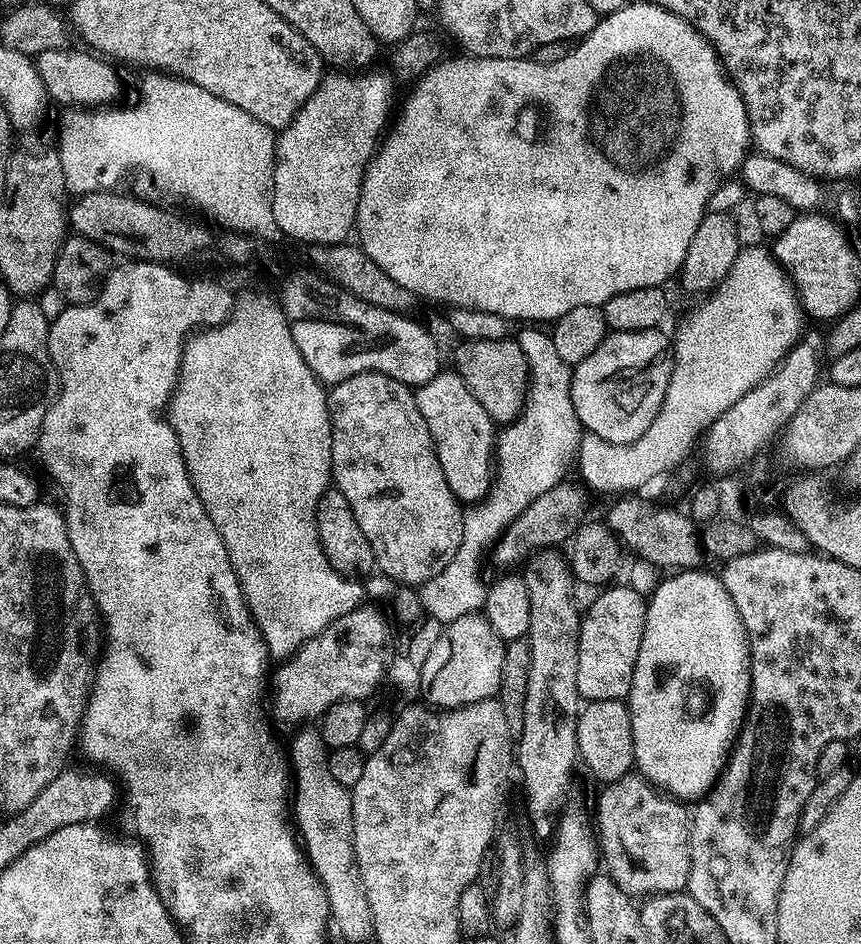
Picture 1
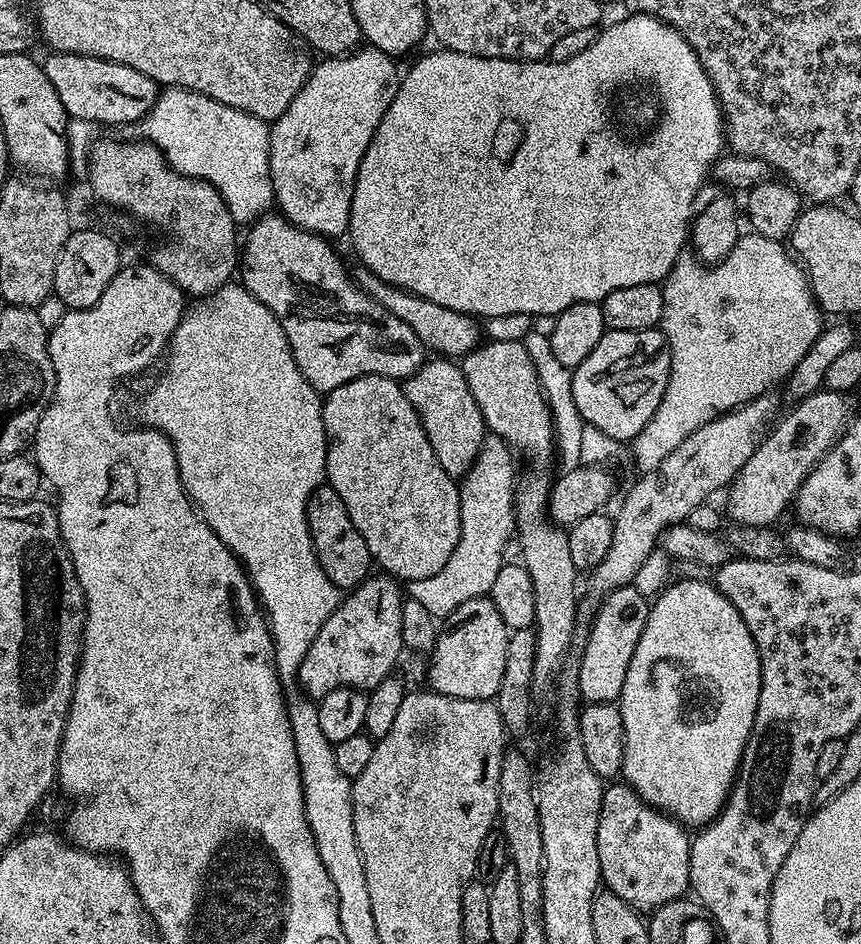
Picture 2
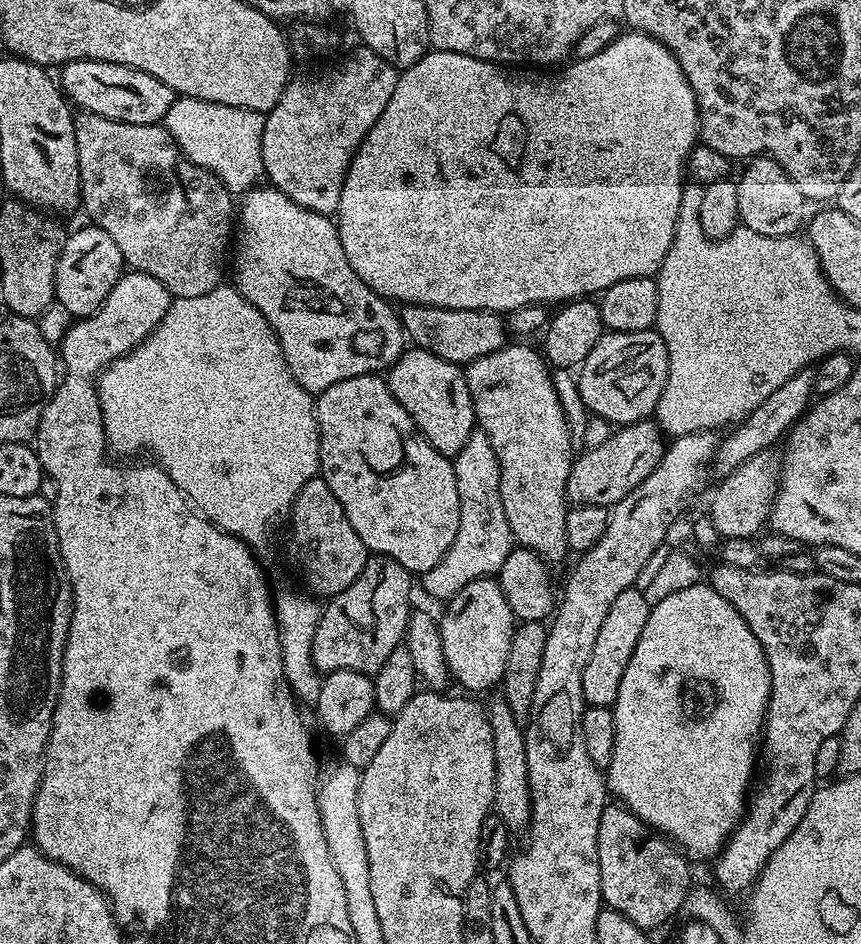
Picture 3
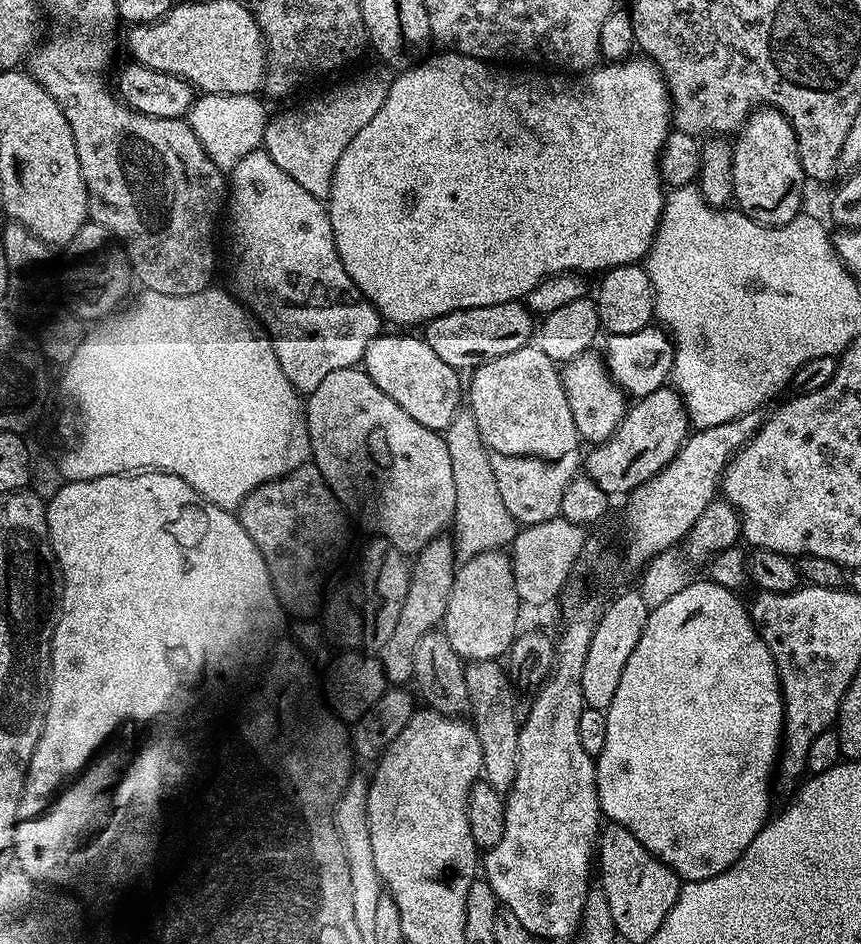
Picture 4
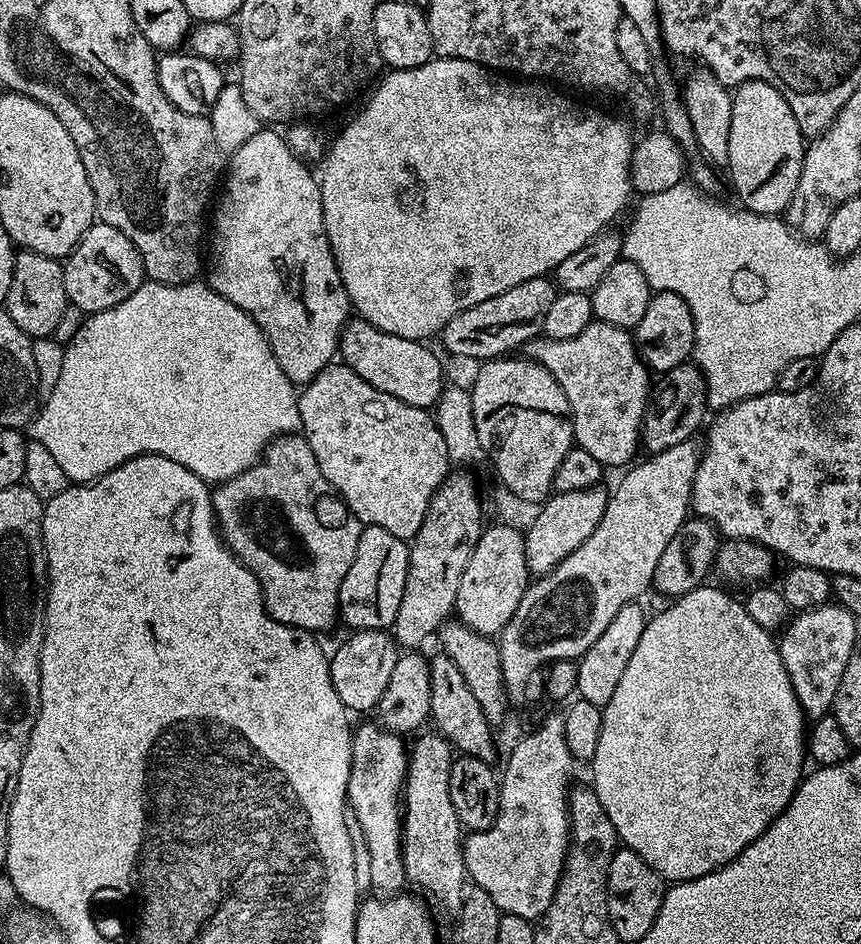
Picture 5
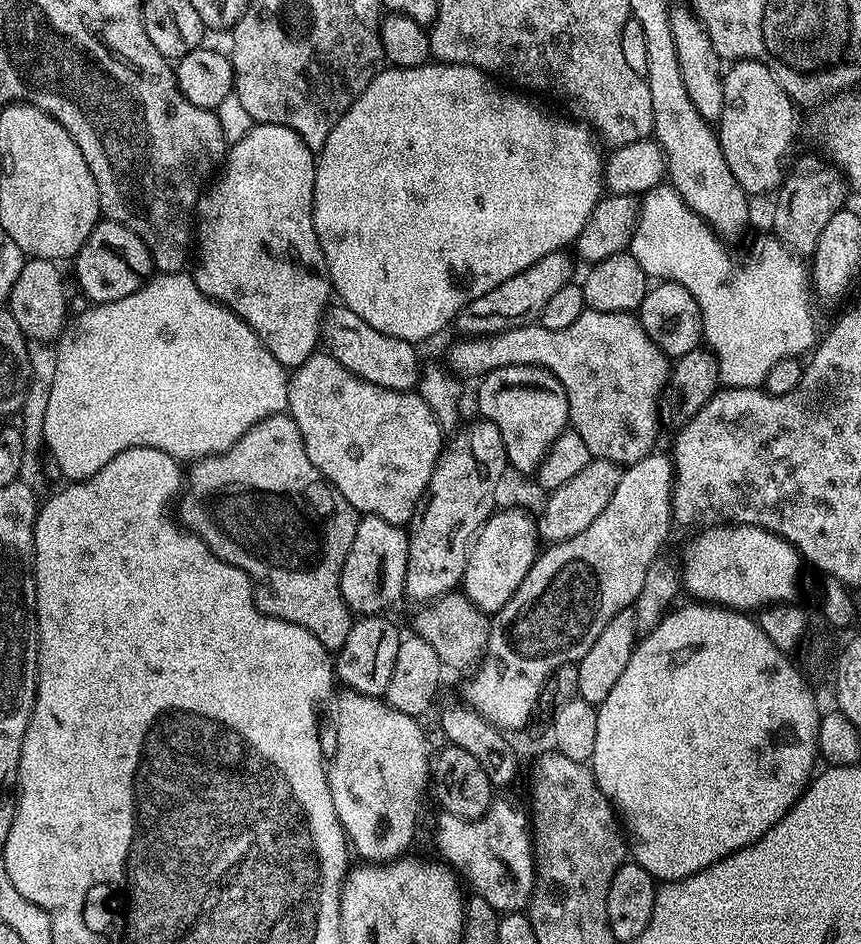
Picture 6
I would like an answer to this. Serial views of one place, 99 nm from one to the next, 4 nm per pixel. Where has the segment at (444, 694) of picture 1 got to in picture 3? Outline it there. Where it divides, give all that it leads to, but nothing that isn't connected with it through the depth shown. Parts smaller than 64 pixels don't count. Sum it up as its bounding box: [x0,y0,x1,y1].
[439,578,514,694]

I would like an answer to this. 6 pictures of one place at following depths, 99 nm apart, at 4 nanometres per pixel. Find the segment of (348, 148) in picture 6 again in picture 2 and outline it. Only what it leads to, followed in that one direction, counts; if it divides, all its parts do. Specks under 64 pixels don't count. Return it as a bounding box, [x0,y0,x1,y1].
[347,14,726,318]

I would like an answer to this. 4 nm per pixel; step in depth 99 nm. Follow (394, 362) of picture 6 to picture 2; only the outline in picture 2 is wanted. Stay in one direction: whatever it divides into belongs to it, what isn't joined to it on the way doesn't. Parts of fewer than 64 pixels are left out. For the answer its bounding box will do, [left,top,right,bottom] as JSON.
[402,358,486,478]

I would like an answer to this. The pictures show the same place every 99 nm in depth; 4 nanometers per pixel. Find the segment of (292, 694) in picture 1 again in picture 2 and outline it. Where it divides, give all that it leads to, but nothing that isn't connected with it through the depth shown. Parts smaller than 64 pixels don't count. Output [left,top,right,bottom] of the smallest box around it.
[298,575,406,697]

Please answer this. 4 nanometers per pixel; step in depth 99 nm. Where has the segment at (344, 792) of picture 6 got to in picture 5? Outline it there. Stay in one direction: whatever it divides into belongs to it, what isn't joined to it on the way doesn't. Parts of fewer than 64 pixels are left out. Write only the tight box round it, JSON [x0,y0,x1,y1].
[346,723,409,897]

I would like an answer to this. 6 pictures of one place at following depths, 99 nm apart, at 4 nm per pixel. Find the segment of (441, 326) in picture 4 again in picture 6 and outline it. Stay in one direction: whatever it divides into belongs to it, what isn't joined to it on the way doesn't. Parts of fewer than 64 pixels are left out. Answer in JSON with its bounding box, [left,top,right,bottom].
[455,250,573,336]

